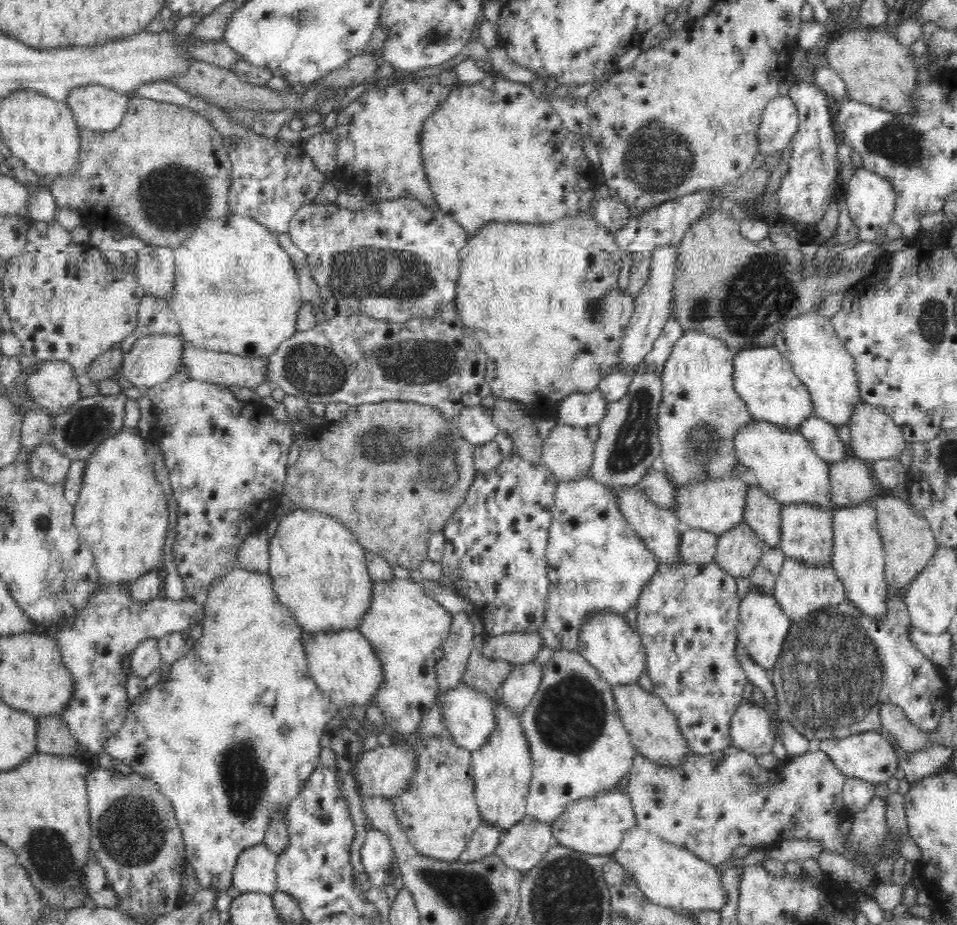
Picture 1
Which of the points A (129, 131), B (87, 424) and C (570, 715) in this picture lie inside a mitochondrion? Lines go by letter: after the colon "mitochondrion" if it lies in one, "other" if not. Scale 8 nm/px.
A: other
B: mitochondrion
C: mitochondrion

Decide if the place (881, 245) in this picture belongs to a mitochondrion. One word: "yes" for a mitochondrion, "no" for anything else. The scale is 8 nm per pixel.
no

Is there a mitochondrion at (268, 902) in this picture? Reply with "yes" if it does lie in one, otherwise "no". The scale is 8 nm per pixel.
no

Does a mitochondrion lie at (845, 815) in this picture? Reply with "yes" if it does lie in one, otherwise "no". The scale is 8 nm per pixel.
no

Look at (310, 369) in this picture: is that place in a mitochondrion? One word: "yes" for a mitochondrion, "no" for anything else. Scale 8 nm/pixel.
yes

